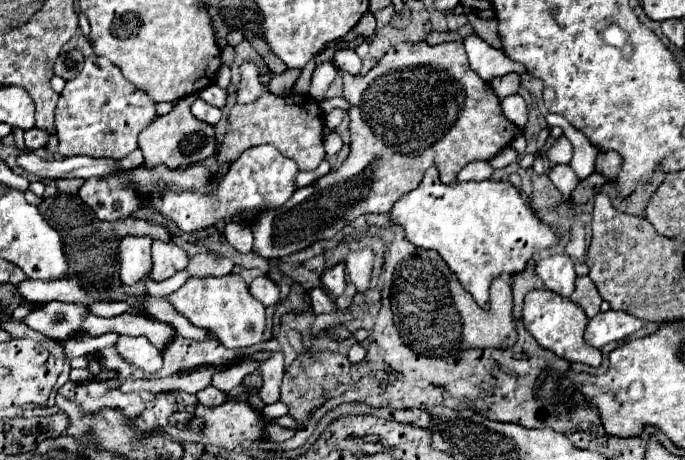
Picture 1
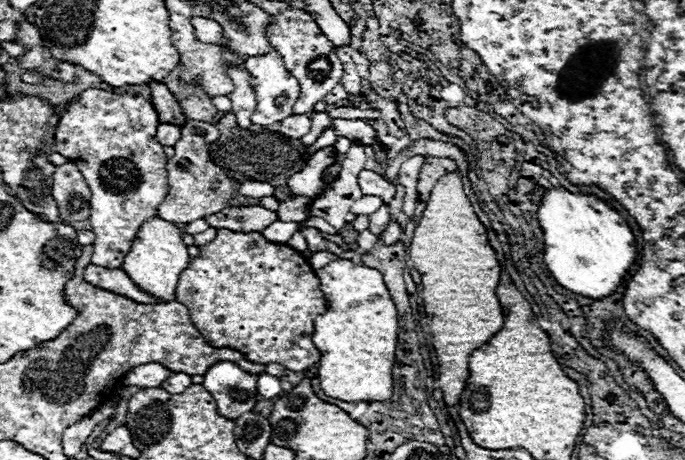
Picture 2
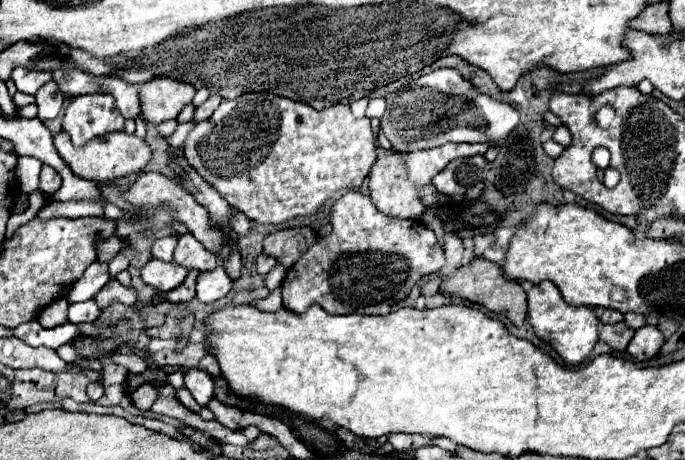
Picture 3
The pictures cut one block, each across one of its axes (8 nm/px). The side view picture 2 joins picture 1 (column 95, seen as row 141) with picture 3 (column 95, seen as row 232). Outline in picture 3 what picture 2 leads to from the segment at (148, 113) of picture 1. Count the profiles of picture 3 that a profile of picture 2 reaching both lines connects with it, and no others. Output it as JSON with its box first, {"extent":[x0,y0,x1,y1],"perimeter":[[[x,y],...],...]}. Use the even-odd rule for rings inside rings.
{"extent":[62,94,124,146],"perimeter":[[[108,94],[76,96],[64,114],[62,130],[70,134],[74,146],[82,146],[88,140],[122,130],[124,118],[120,116],[116,102]]]}

